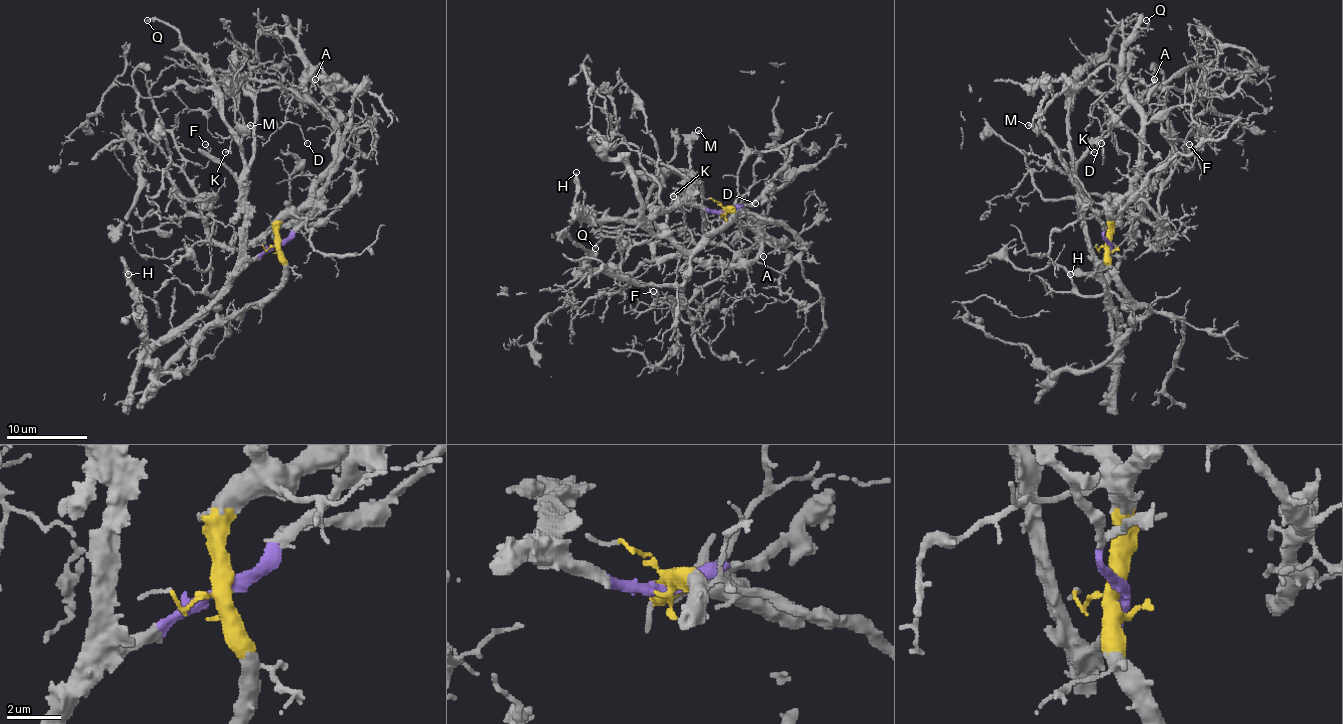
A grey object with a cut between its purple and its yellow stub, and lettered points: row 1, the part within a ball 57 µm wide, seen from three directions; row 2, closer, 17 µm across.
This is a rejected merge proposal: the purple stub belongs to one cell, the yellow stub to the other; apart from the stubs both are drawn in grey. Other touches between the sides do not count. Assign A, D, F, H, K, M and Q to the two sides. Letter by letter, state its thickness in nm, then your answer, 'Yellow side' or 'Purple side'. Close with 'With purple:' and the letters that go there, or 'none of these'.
A: Thickness 360 nm. Yellow side
D: Thickness 100 nm. Yellow side
F: Thickness 90 nm. Yellow side
H: Thickness 400 nm. Purple side
K: Thickness 180 nm. Yellow side
M: Thickness 240 nm. Purple side
Q: Thickness 160 nm. Purple side
With purple: H, M, Q

